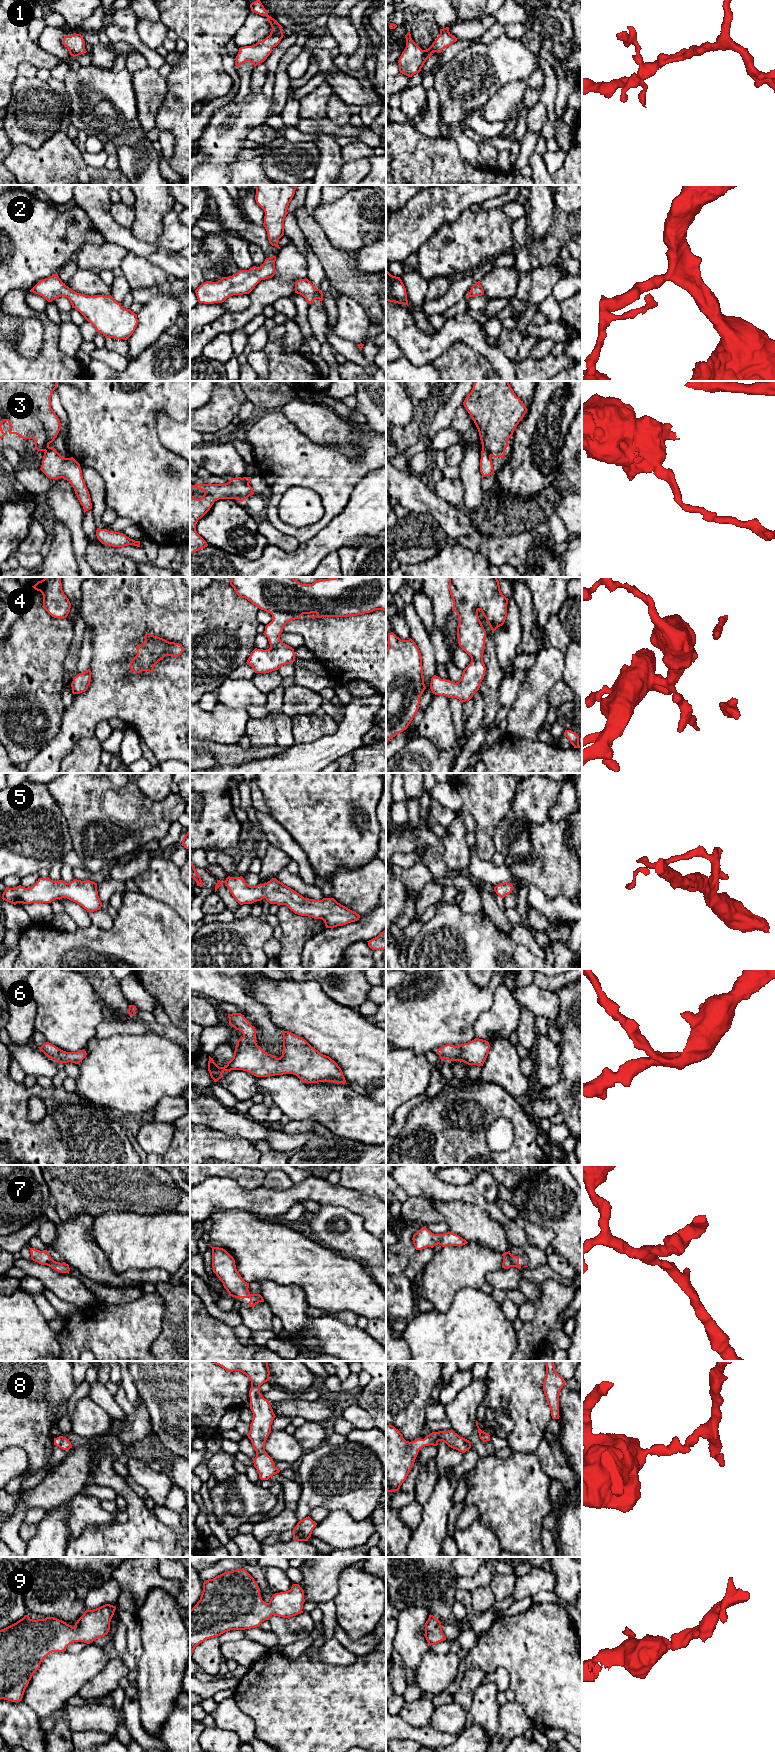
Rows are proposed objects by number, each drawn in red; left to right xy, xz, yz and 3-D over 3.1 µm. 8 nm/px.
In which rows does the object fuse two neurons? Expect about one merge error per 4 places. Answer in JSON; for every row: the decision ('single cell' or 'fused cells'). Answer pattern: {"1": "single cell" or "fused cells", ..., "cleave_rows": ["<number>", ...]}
{"1": "single cell", "2": "single cell", "3": "fused cells", "4": "single cell", "5": "single cell", "6": "single cell", "7": "single cell", "8": "single cell", "9": "single cell", "cleave_rows": ["3"]}

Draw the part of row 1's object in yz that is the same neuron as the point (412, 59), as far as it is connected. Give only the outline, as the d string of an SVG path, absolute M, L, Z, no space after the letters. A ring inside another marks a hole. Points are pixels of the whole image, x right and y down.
M449 27L440 29L440 34L427 50L422 50L411 38L410 31L405 35L406 47L402 52L398 63L400 73L412 77L419 73L426 60L433 52L441 53L442 50L457 41L449 32Z

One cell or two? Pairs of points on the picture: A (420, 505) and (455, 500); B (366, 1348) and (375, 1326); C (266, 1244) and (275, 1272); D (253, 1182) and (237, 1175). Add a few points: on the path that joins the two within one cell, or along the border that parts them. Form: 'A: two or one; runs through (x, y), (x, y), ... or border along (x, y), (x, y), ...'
A: two; border along (430, 483), (442, 499), (461, 507)
B: two; border along (365, 1331), (375, 1340)
C: one; runs through (269, 1251), (274, 1256), (274, 1265)
D: one; runs through (249, 1179), (241, 1175)

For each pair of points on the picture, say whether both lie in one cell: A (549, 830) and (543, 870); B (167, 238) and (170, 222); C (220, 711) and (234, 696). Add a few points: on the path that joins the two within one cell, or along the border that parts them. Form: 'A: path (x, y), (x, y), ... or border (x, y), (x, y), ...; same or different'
A: path (549, 840), (549, 860); same
B: path (170, 234), (170, 226); same
C: border (219, 702), (232, 708), (244, 709); different

